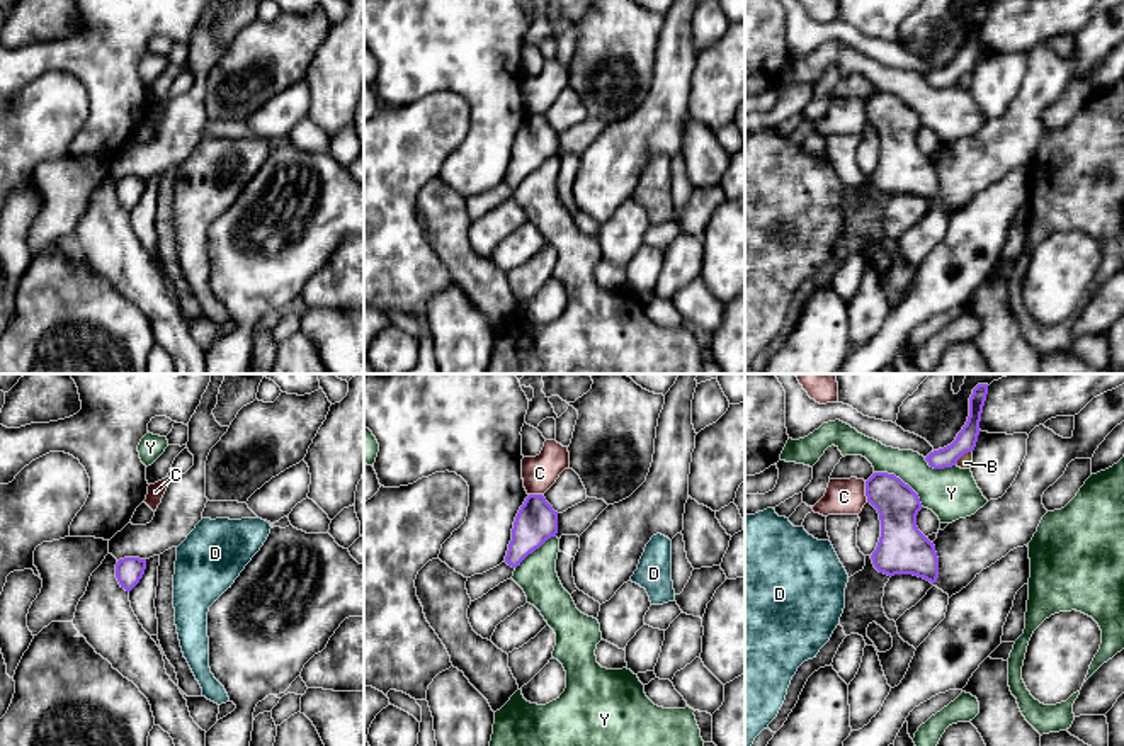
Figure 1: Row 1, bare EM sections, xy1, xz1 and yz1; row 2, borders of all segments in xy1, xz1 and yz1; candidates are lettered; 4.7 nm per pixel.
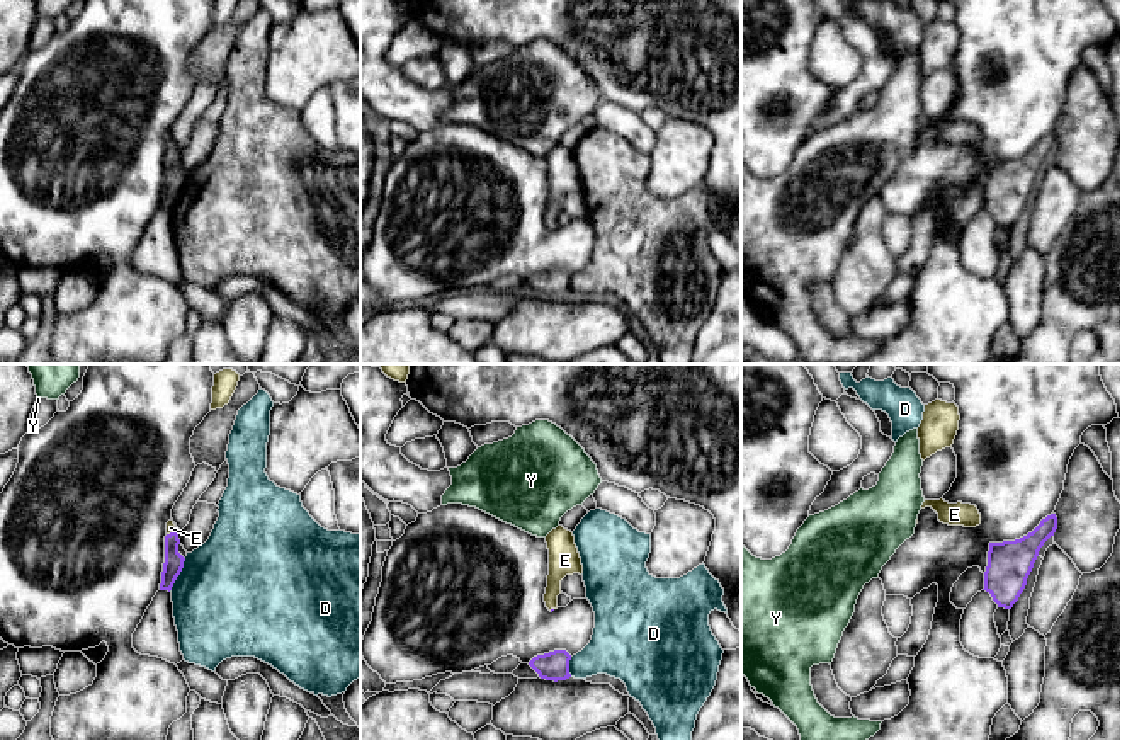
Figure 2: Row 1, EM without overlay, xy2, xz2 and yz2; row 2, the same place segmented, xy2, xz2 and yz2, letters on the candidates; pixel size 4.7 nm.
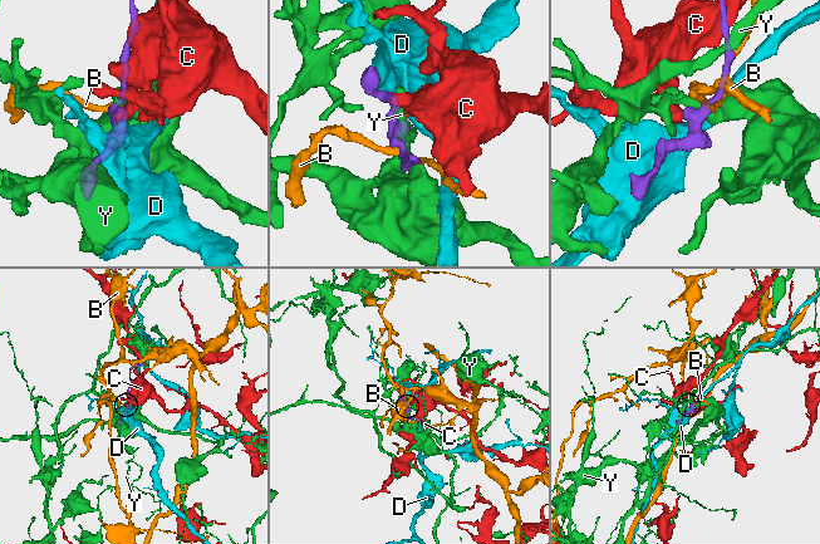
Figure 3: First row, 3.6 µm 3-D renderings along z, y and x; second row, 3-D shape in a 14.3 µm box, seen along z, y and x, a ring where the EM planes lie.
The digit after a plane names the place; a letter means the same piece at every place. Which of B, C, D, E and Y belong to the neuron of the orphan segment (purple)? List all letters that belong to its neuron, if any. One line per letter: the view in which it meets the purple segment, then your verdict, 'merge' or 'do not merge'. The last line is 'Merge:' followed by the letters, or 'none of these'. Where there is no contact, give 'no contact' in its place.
B: yz1 | do not merge
C: yz1 | do not merge
D: xy2 | do not merge
E: xy2 | merge
Y: yz1 | do not merge
Merge: E

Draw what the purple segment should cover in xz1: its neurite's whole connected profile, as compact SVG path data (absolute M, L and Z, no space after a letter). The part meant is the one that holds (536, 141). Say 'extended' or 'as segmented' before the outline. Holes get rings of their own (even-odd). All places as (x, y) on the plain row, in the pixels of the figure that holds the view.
as segmented; M529 114L515 136L505 182L512 187L520 185L529 173L556 153L558 131L542 114Z

